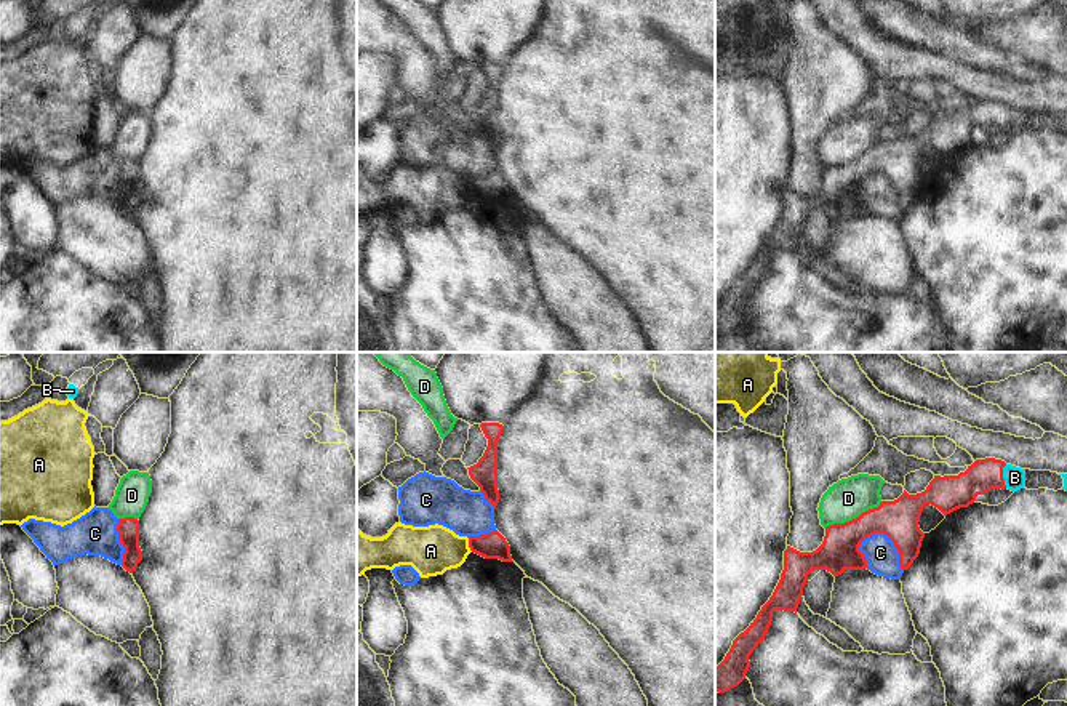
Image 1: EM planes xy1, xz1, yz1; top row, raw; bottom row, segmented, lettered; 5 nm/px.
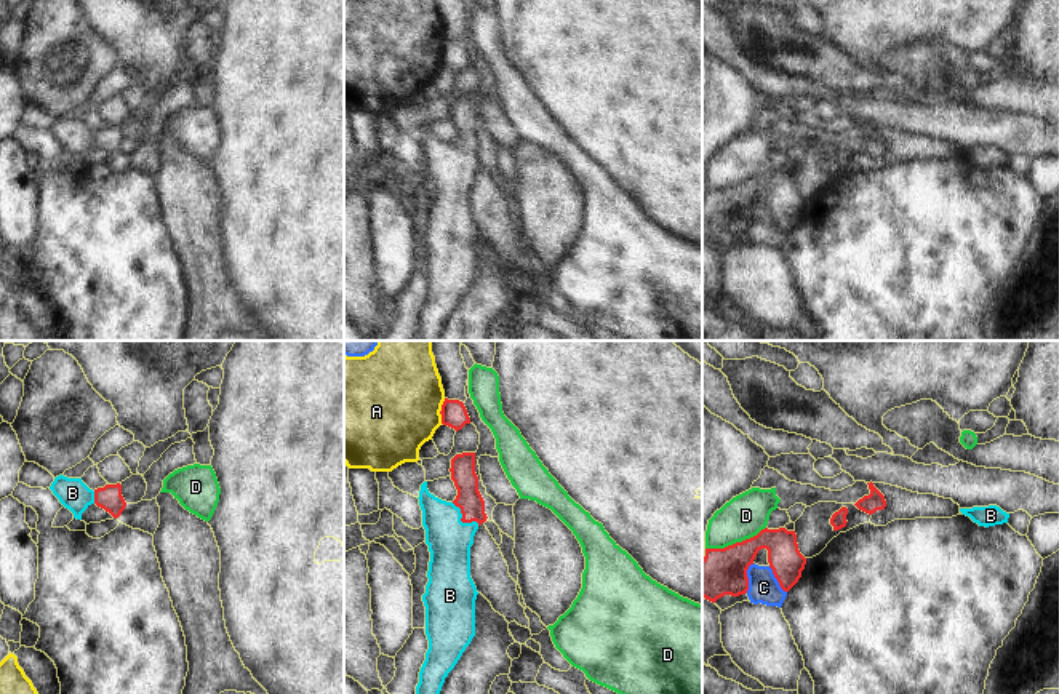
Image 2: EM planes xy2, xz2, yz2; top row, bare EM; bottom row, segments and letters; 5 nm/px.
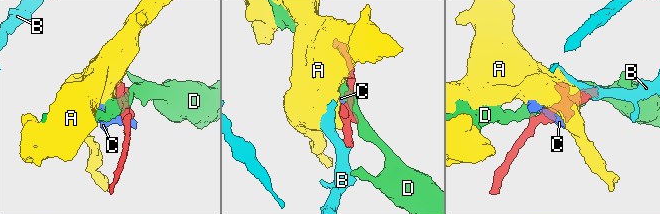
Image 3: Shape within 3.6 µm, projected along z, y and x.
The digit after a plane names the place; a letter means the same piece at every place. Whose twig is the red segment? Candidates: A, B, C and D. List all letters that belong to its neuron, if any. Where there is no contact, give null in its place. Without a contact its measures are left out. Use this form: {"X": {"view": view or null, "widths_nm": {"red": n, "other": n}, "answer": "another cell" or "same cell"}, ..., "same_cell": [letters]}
{"A": {"view": "xz2", "widths_nm": {"red": 130, "other": 500}, "answer": "another cell"}, "B": {"view": "xz2", "widths_nm": {"red": 130, "other": 220}, "answer": "same cell"}, "C": {"view": "yz1", "widths_nm": {"red": 200, "other": 160}, "answer": "another cell"}, "D": {"view": "yz2", "widths_nm": {"red": 240, "other": 220}, "answer": "another cell"}, "same_cell": ["B"]}

